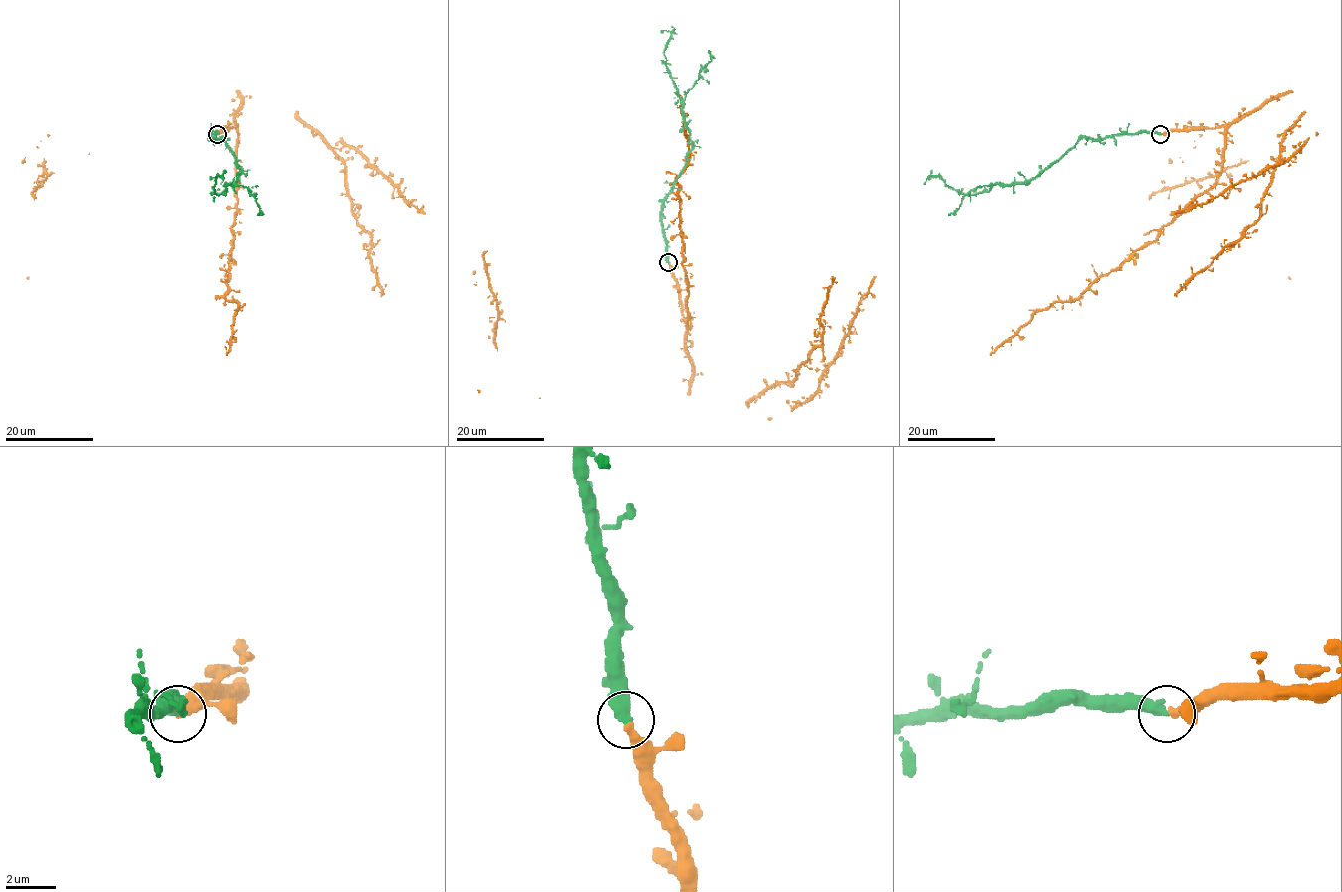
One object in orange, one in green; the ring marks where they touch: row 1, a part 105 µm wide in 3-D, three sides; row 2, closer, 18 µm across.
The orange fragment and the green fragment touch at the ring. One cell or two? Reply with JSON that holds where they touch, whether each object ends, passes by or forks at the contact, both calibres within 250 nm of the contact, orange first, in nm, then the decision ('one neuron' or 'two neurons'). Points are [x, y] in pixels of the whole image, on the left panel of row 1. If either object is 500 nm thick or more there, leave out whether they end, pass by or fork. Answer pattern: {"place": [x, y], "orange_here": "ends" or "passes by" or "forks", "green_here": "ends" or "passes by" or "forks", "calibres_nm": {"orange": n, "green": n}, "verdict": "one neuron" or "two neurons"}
{"place": [217, 134], "orange_here": "ends", "green_here": "ends", "calibres_nm": {"orange": 360, "green": 460}, "verdict": "one neuron"}

